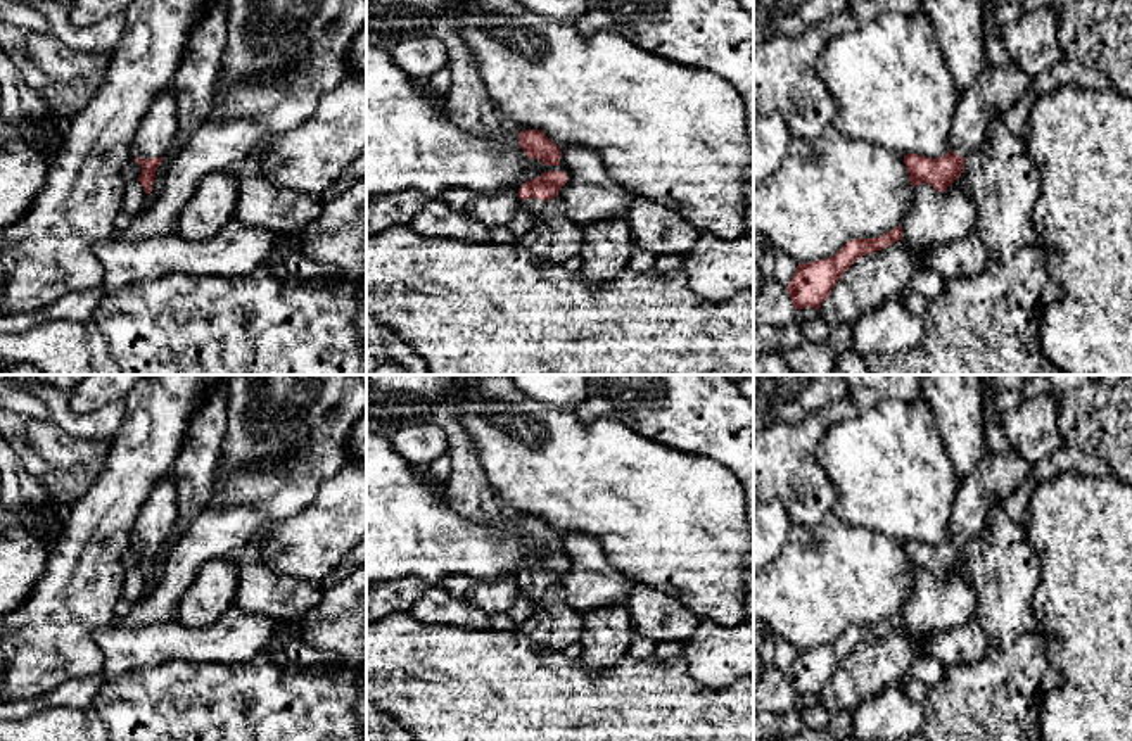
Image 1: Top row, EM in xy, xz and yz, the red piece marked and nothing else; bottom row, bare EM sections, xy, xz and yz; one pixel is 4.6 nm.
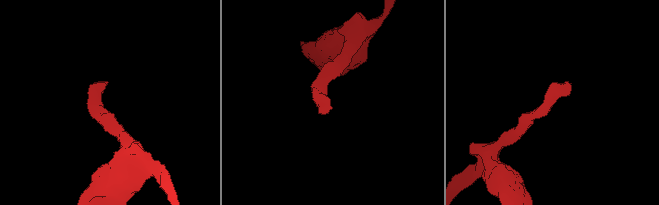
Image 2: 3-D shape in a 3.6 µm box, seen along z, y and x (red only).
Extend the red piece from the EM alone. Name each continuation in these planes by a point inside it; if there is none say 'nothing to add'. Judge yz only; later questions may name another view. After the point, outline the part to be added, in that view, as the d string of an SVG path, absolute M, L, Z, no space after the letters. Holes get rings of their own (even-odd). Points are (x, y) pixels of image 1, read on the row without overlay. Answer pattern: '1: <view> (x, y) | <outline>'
1: yz (998, 475) | M1011 447L1002 454L989 451L980 465L961 480L957 501L954 504L952 537L961 544L978 537L985 527L989 510L994 504L1004 503L1004 499L1013 494L1032 472L1033 468Z

